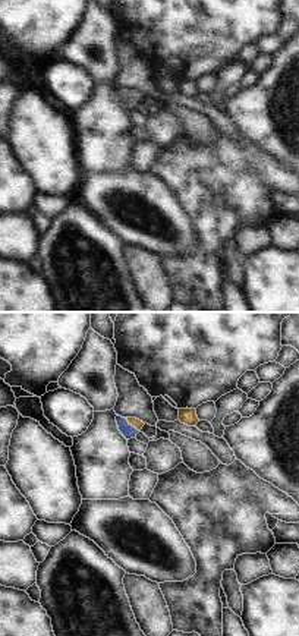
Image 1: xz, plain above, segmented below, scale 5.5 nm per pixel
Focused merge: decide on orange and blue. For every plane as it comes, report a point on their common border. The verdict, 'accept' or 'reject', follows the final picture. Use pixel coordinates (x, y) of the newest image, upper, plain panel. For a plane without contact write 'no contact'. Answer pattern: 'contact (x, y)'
contact (132, 97)

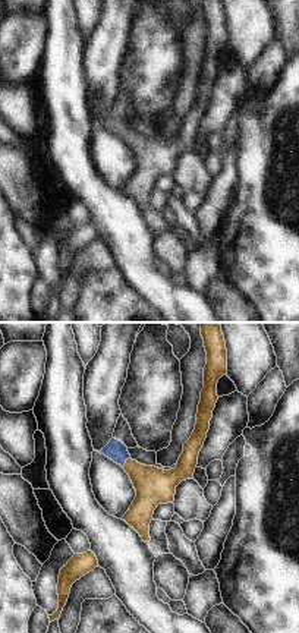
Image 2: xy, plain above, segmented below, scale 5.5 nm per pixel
contact (126, 134)

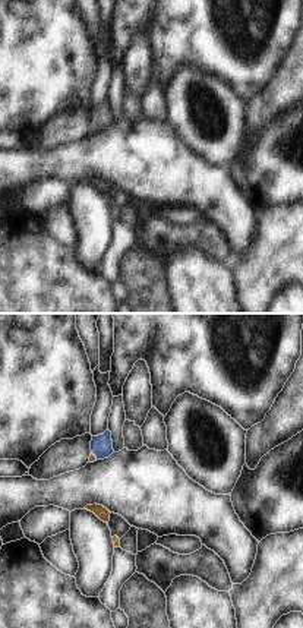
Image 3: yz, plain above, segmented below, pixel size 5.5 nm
contact (94, 128)

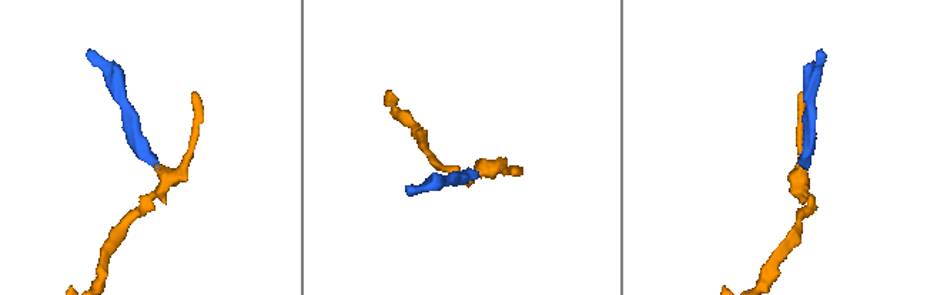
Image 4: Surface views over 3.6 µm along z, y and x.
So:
accept

